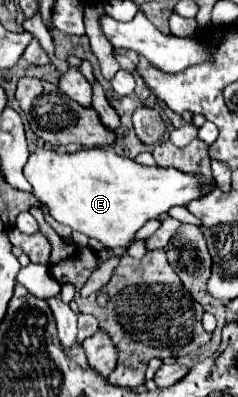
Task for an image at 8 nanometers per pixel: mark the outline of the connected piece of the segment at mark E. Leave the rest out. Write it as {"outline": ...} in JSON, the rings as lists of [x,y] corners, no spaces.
{"outline":[[[83,148],[75,154],[57,154],[55,150],[33,150],[25,168],[25,178],[33,186],[33,194],[47,204],[51,216],[71,226],[73,230],[83,232],[89,238],[99,240],[105,248],[129,248],[135,240],[137,230],[151,218],[159,218],[163,212],[169,212],[175,204],[187,204],[203,196],[203,176],[201,174],[183,174],[175,168],[147,168],[137,164],[131,158],[119,156],[111,148]]]}

